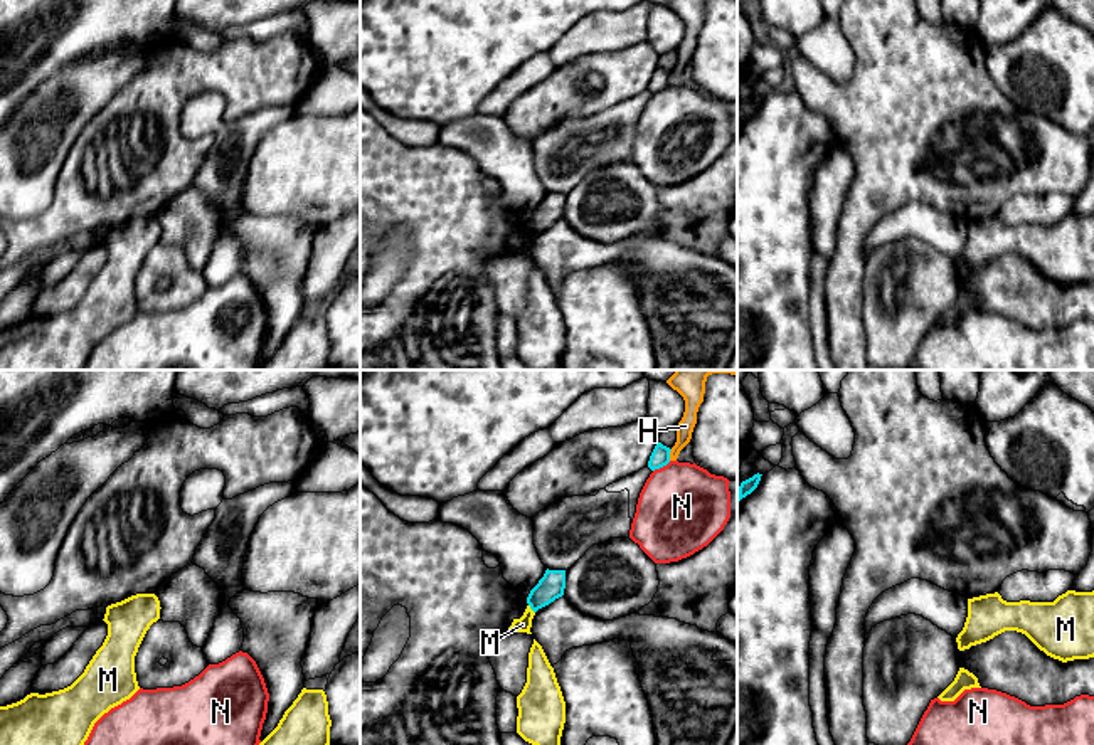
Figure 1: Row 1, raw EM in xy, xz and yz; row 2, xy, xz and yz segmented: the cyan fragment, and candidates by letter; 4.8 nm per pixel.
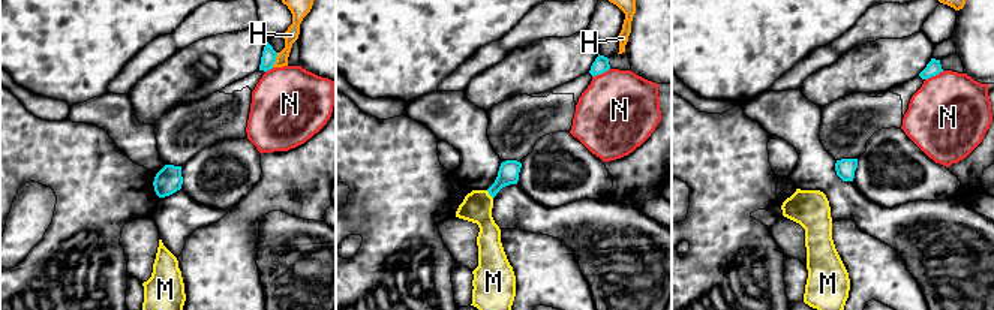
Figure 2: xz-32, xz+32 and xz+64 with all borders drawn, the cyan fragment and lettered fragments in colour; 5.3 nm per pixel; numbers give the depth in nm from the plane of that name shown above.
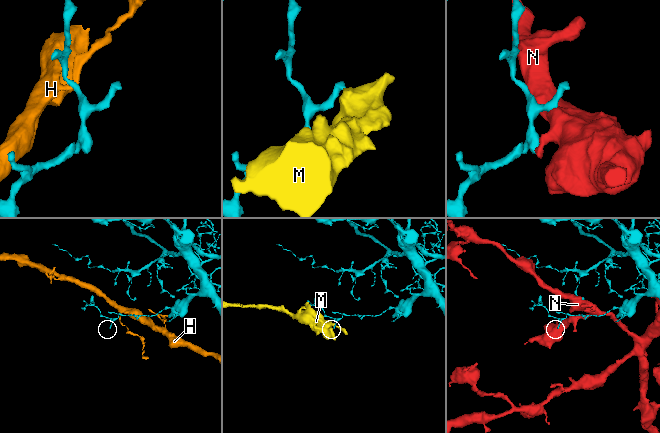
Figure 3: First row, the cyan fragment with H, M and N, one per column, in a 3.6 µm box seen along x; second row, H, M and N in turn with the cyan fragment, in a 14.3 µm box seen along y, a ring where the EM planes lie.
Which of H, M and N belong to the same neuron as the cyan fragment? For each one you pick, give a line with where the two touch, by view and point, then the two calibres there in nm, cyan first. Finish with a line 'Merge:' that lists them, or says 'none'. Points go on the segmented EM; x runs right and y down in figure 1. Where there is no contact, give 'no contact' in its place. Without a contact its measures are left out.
Merge: none

